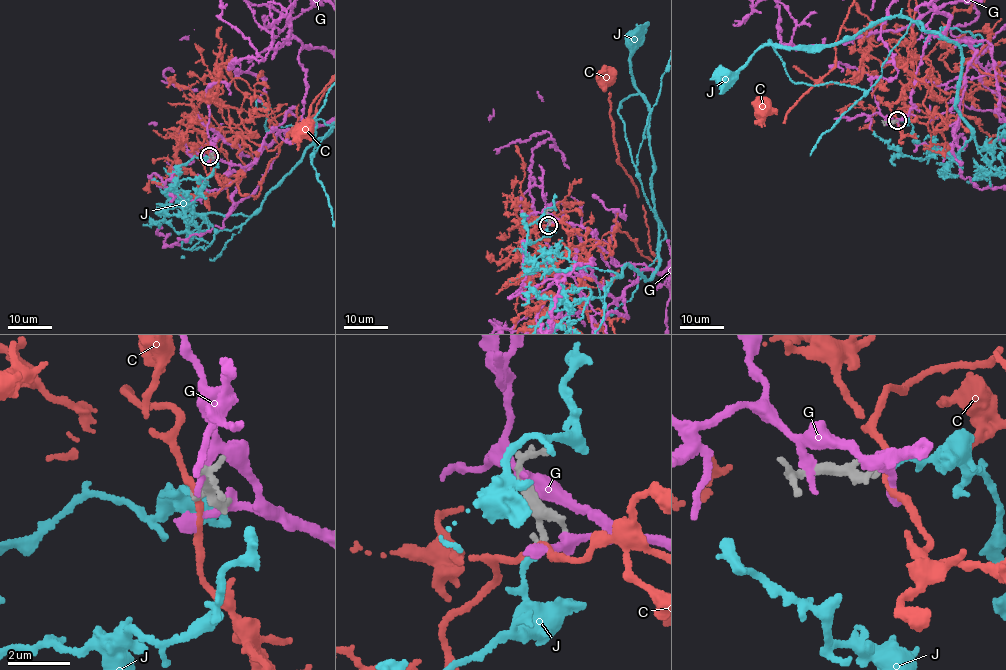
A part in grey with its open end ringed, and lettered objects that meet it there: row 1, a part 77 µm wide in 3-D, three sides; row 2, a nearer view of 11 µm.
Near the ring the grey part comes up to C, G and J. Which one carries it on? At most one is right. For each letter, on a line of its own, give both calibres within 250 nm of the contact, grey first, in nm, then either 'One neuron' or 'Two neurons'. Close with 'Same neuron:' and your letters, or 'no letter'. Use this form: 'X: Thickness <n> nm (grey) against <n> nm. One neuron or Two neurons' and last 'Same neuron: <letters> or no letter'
C: Thickness 280 nm (grey) against 180 nm. Two neurons
G: Thickness 260 nm (grey) against 300 nm. Two neurons
J: Thickness 240 nm (grey) against 170 nm. One neuron
Same neuron: J

